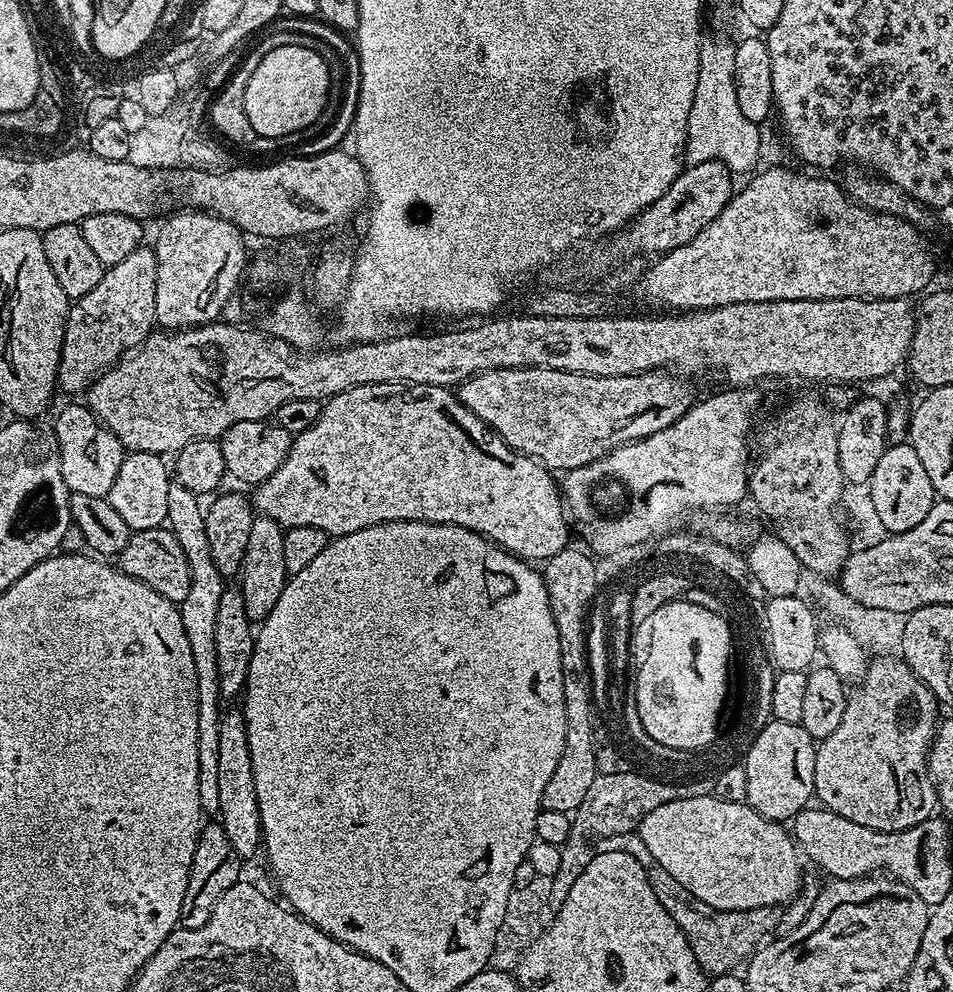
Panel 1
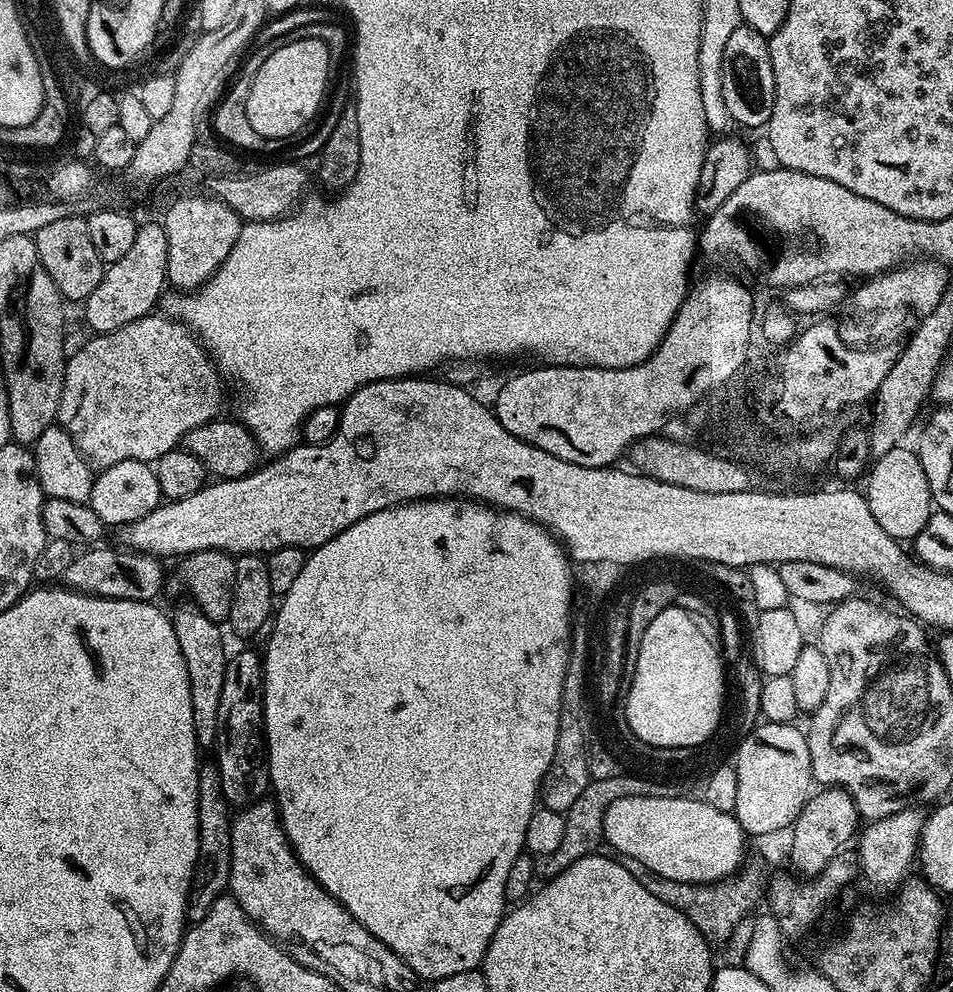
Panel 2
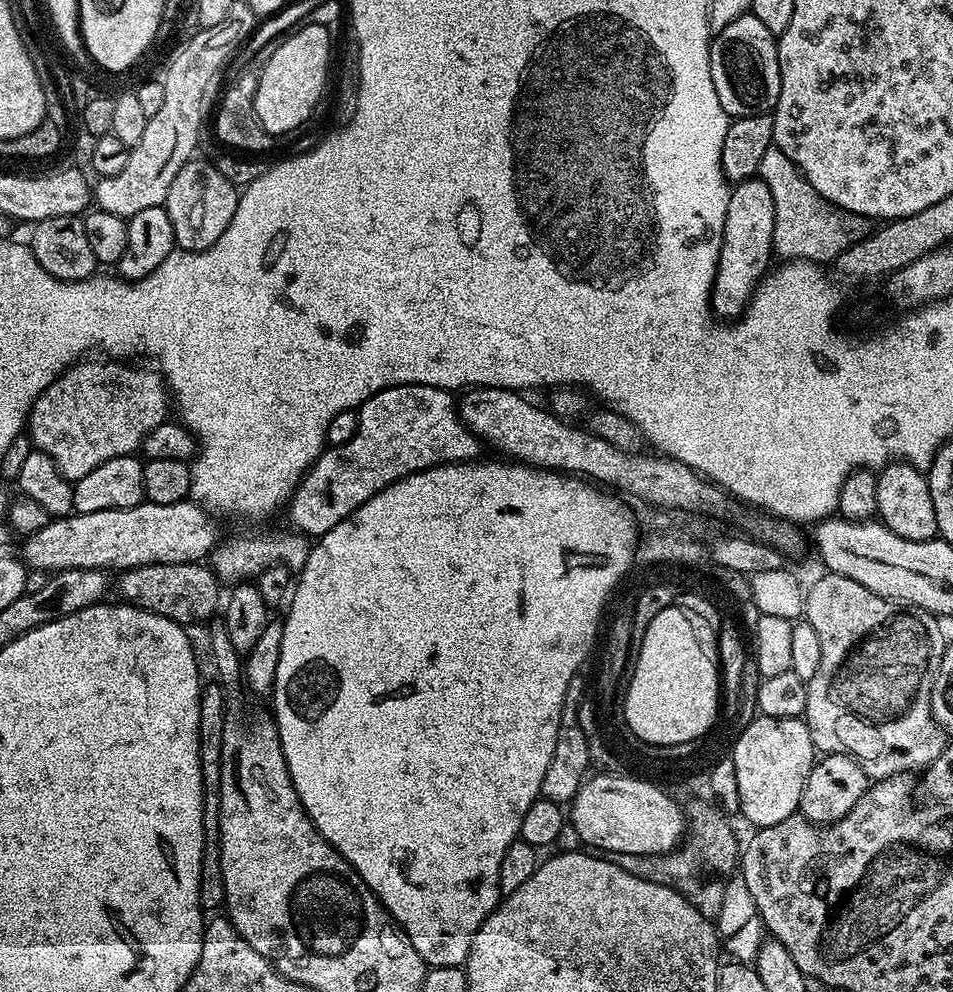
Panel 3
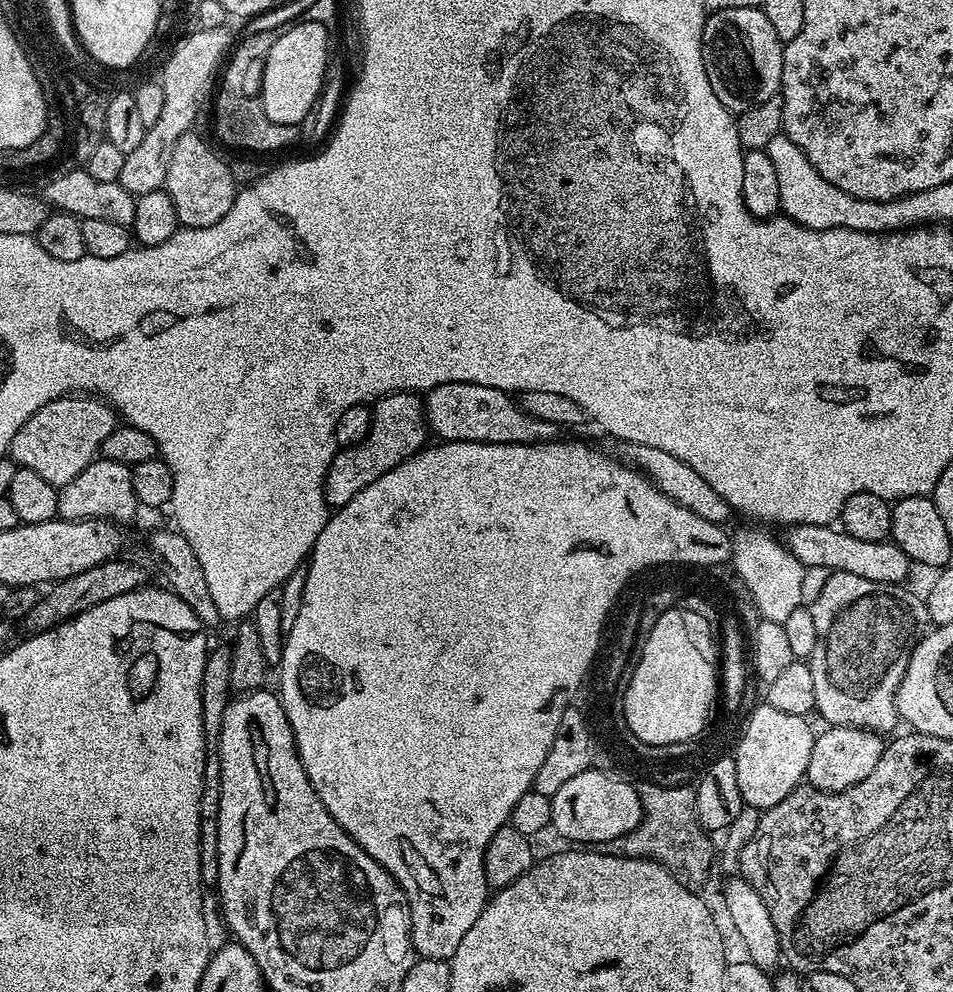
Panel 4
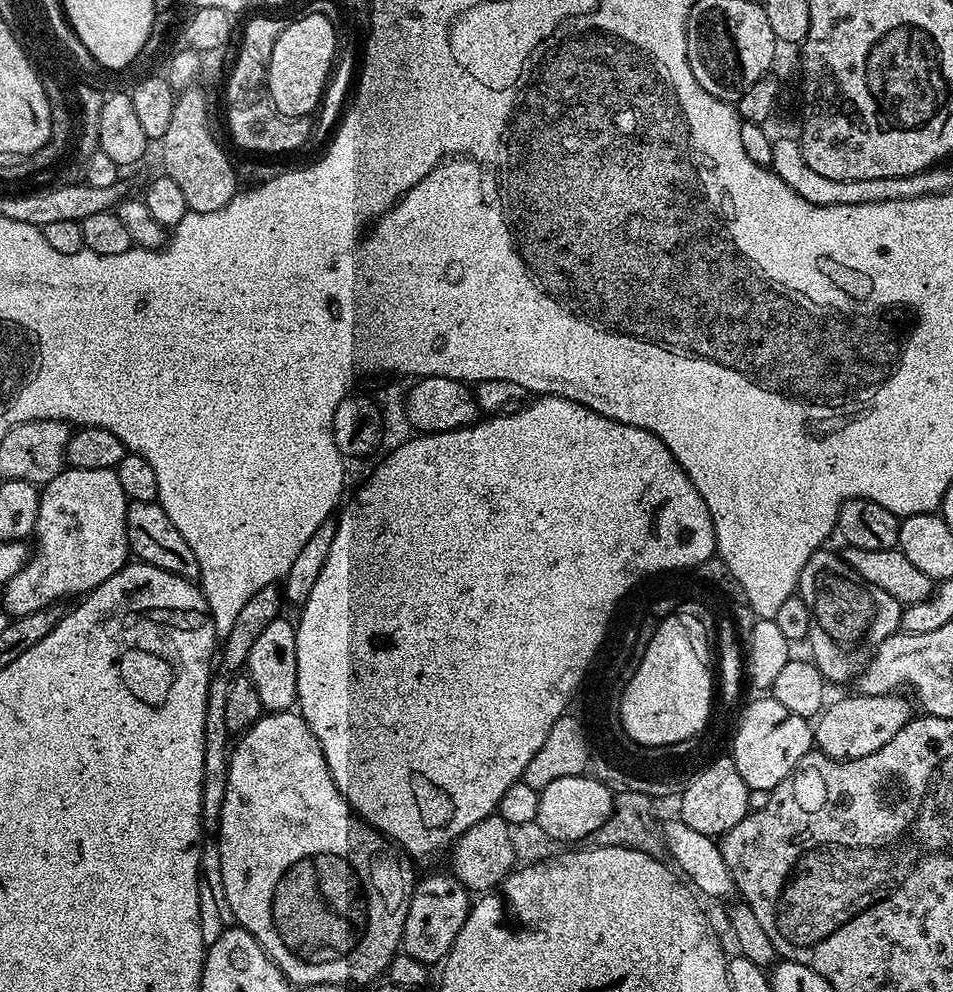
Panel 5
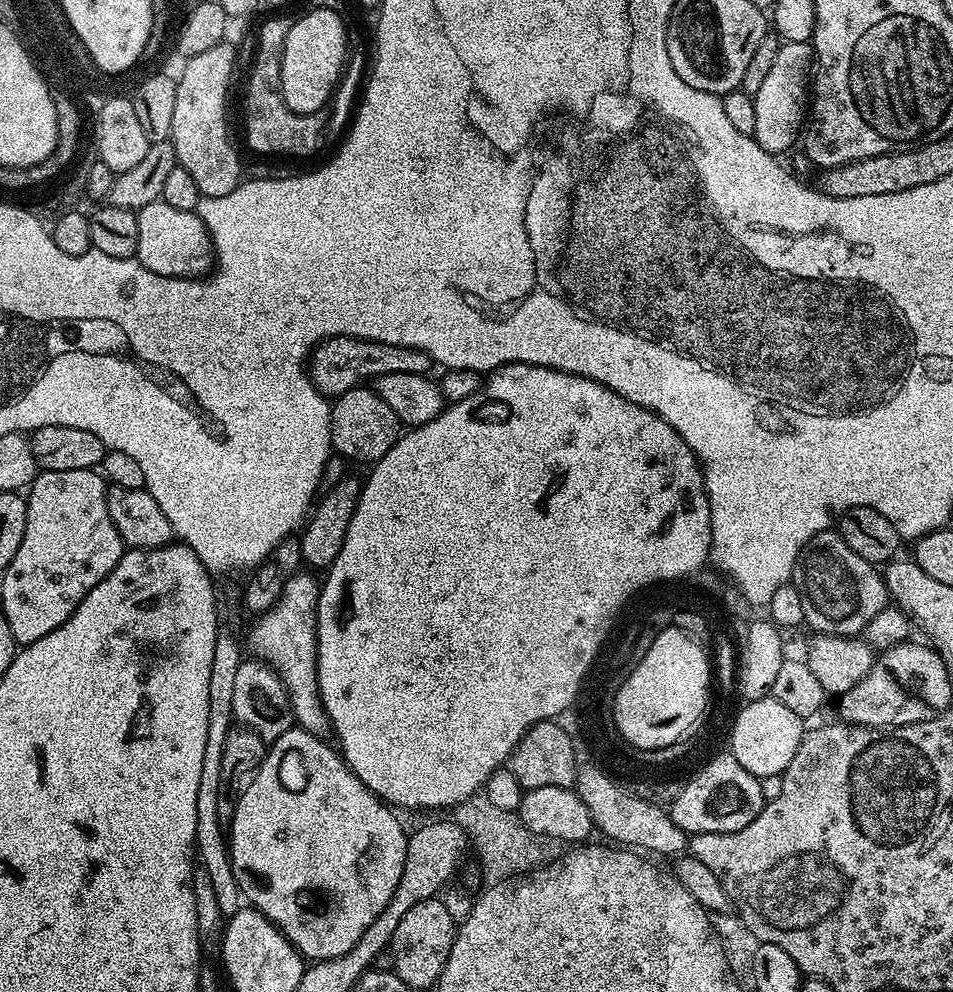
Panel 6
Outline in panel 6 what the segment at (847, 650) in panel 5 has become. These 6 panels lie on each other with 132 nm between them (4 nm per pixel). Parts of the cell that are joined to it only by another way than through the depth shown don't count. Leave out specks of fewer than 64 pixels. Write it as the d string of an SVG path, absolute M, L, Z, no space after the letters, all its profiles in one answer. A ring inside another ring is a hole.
M836 530L819 532L817 536L810 538L810 542L804 544L800 557L796 559L792 580L802 598L804 624L812 627L811 631L816 634L859 637L874 618L874 614L878 614L890 604L888 588L884 584L883 575L878 571L877 565L866 562L866 558L858 558L858 554L854 554L854 550L850 550L850 546L846 546L846 542Z

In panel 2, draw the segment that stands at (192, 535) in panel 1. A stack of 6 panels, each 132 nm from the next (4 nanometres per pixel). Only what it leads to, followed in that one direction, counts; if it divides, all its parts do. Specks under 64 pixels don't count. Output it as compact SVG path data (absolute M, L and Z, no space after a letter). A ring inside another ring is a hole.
M191 602L180 604L170 616L174 626L174 634L178 638L178 650L182 650L182 658L186 658L186 674L190 678L190 710L194 710L194 734L197 745L201 749L211 749L216 743L218 734L218 705L222 702L222 682L226 682L226 666L229 653L224 652L224 636L220 633L221 625L206 616L202 609Z

